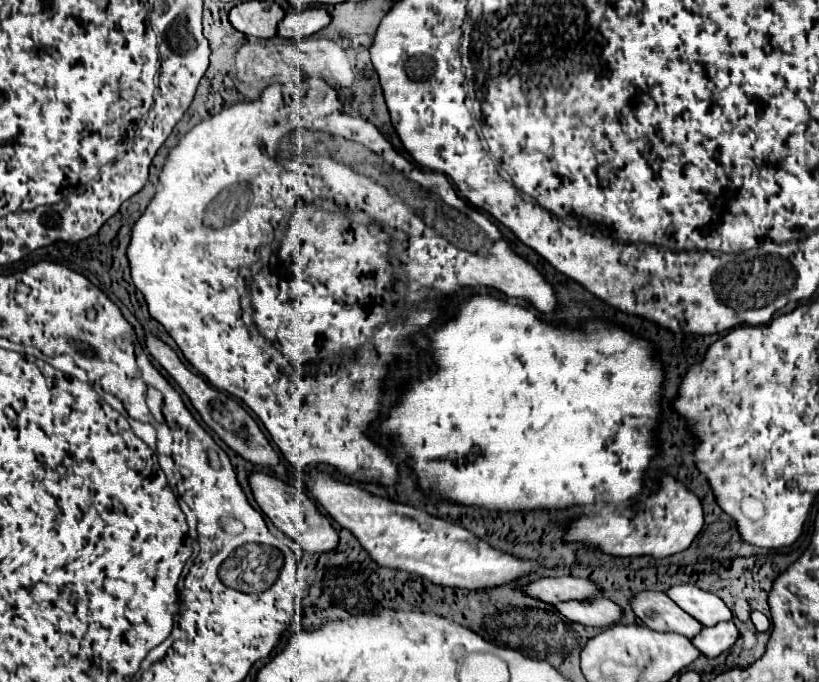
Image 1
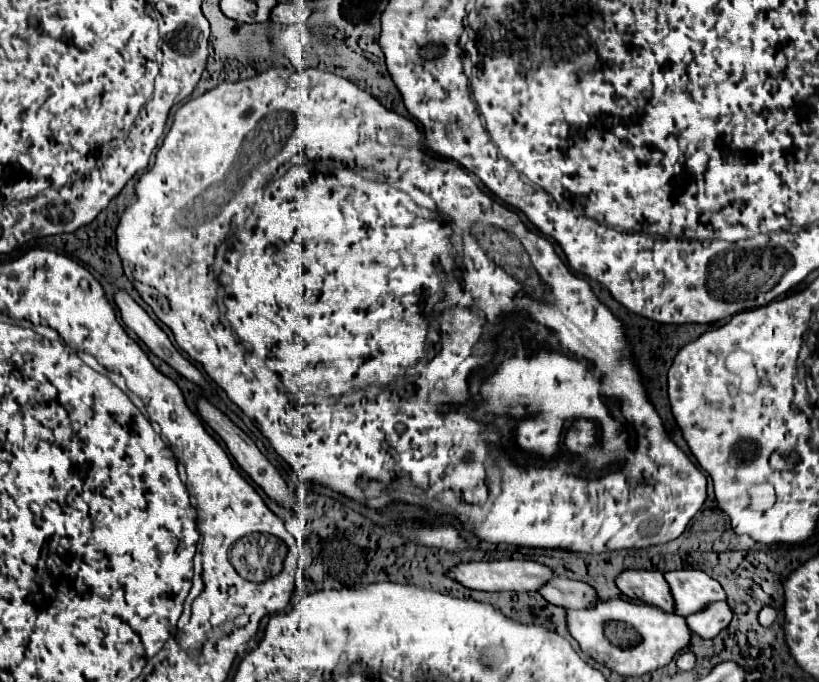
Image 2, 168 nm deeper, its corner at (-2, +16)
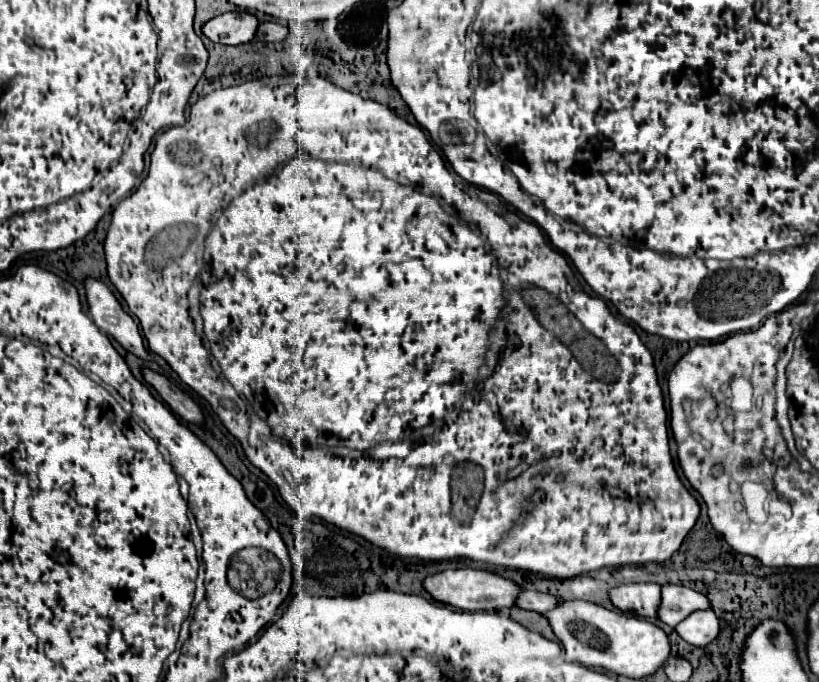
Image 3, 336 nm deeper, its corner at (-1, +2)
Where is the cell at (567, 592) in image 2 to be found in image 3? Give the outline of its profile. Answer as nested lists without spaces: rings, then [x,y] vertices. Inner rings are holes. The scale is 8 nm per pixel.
[[[522,590],[516,598],[516,606],[524,608],[524,610],[532,610],[532,612],[548,612],[552,610],[552,606],[556,606],[558,598],[544,594],[544,592],[536,592],[536,590]]]

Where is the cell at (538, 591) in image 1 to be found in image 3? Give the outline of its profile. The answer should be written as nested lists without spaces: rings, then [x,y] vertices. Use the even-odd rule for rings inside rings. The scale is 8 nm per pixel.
[[[456,568],[456,570],[444,570],[438,574],[430,574],[424,578],[422,586],[436,602],[442,602],[458,610],[466,610],[466,612],[510,608],[516,604],[516,594],[520,592],[520,588],[512,580],[486,572],[486,570],[474,570],[474,568]]]

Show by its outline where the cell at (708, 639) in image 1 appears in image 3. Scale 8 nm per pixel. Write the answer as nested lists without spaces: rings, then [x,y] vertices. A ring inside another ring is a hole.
[[[696,610],[676,626],[676,632],[688,644],[702,648],[718,636],[720,624],[712,610]]]

